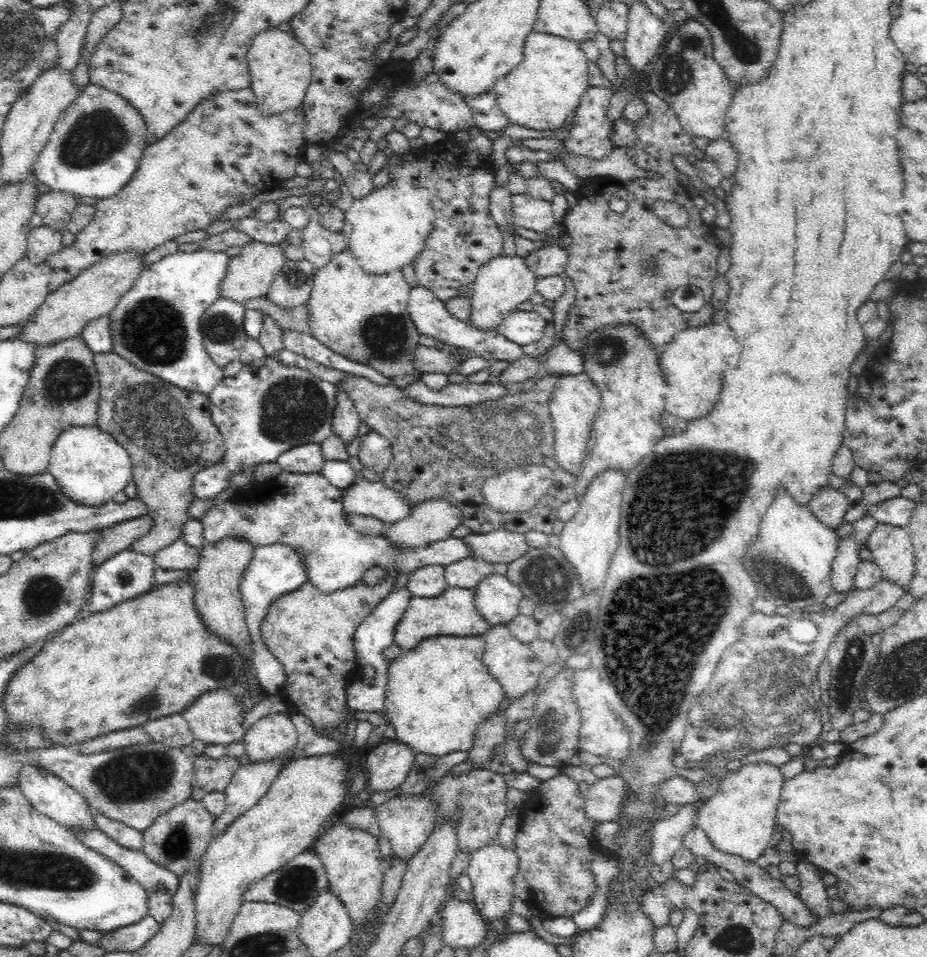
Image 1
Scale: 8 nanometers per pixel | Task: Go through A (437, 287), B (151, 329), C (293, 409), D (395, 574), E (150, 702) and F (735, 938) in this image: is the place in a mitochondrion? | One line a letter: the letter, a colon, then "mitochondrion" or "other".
A: other
B: mitochondrion
C: mitochondrion
D: other
E: mitochondrion
F: mitochondrion

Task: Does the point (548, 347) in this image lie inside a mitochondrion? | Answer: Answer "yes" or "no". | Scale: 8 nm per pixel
no

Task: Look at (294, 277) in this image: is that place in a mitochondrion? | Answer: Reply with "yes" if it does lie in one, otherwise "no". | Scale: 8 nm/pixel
yes

